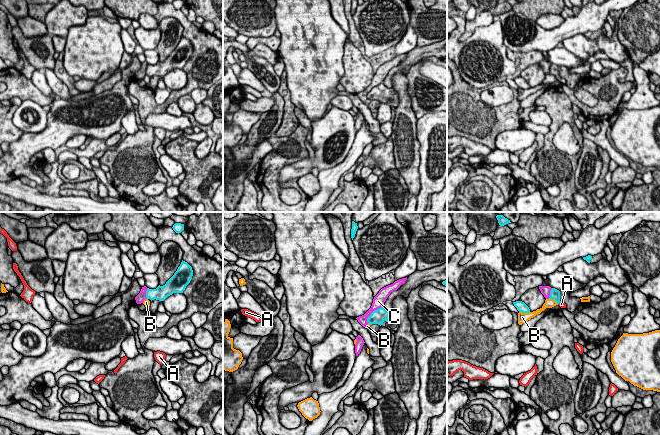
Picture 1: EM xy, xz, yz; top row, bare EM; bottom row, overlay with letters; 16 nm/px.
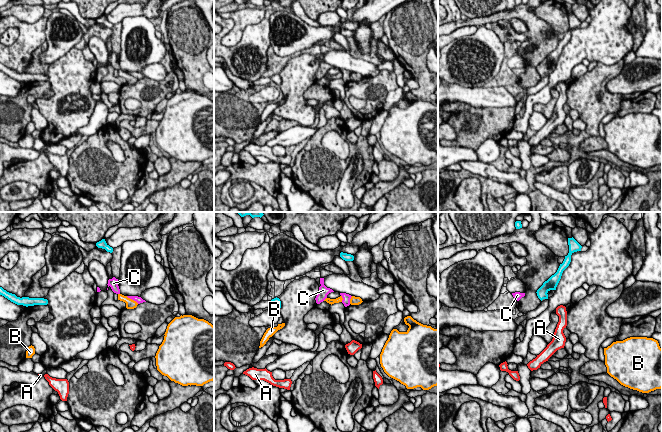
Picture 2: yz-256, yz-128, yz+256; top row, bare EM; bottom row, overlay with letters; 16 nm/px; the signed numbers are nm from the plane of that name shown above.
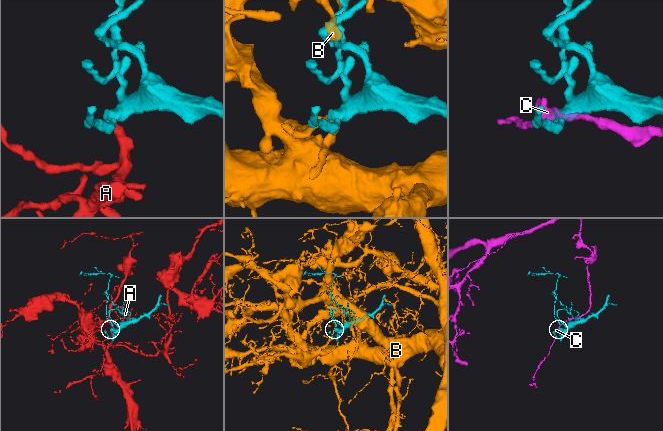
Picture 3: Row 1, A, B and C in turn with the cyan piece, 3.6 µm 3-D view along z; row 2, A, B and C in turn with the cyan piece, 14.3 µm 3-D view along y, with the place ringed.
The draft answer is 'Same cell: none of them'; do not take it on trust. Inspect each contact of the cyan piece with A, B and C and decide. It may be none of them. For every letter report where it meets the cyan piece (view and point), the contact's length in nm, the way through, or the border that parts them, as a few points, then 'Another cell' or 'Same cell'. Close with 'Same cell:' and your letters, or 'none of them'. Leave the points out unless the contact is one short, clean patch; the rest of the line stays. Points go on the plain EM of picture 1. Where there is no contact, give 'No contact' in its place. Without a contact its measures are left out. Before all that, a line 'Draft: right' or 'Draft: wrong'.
Draft: wrong
A: Touches cyan at yz (559, 78). Shared border 70 nm. Path across: yz (554, 69), (559, 78), (561, 80). Same cell
B: Touches cyan at yz (524, 88). Shared border 180 nm. Another cell
C: Touches cyan at xz (372, 88). Shared border 360 nm. Another cell
Same cell: A

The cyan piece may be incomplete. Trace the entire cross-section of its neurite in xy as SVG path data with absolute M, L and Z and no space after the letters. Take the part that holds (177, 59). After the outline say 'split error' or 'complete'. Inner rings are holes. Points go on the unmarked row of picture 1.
M182 36L177 47L165 61L159 61L156 65L147 65L146 75L150 75L151 77L154 75L164 77L173 69L183 69L186 62L190 59L192 52L192 43L187 38Z | complete

